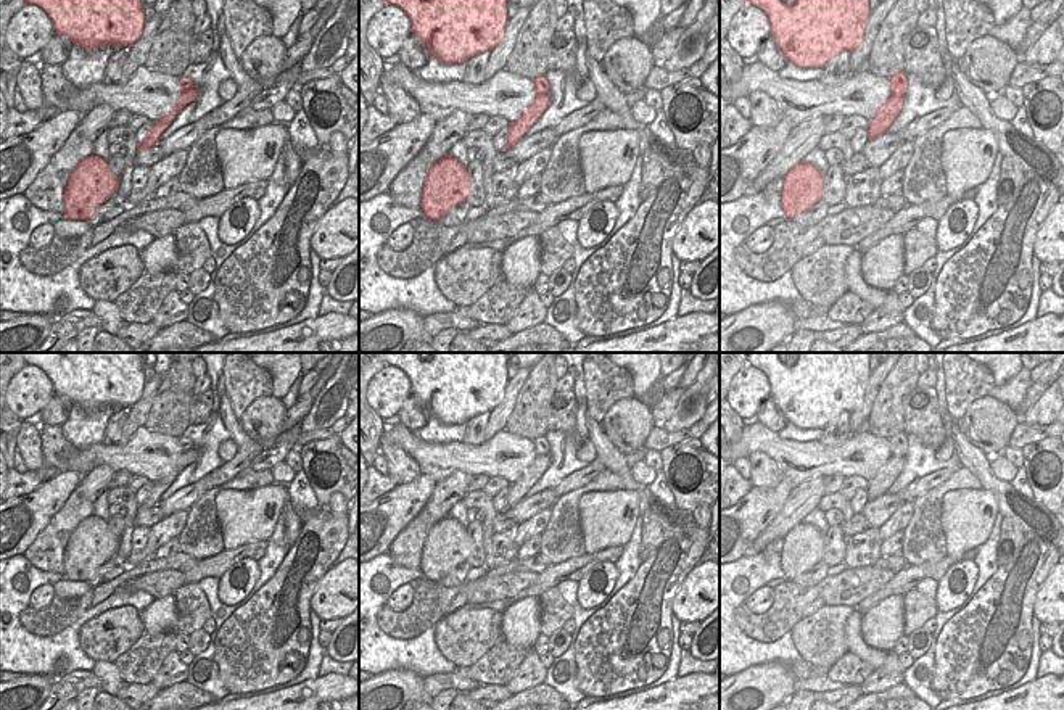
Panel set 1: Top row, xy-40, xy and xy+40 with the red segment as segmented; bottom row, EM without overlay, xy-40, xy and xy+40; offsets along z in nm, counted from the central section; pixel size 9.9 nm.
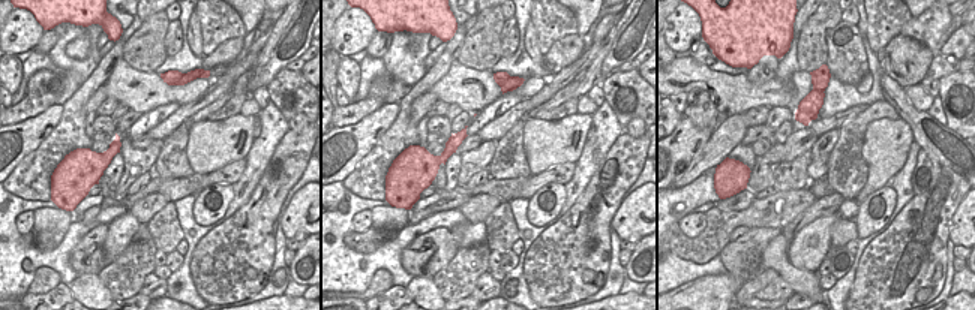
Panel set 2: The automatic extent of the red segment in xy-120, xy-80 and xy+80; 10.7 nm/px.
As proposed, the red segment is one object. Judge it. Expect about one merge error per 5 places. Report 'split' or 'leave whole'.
leave whole

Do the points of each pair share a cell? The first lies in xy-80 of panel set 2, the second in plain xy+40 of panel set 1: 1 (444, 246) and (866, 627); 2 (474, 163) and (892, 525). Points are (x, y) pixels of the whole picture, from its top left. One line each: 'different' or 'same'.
1: different
2: same

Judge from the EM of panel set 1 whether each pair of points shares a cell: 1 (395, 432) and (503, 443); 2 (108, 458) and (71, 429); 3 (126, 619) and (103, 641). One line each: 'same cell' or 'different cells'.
1: same cell
2: different cells
3: same cell

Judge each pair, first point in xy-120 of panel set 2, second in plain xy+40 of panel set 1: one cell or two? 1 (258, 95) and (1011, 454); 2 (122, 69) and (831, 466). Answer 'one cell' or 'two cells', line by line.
1: one cell
2: one cell

